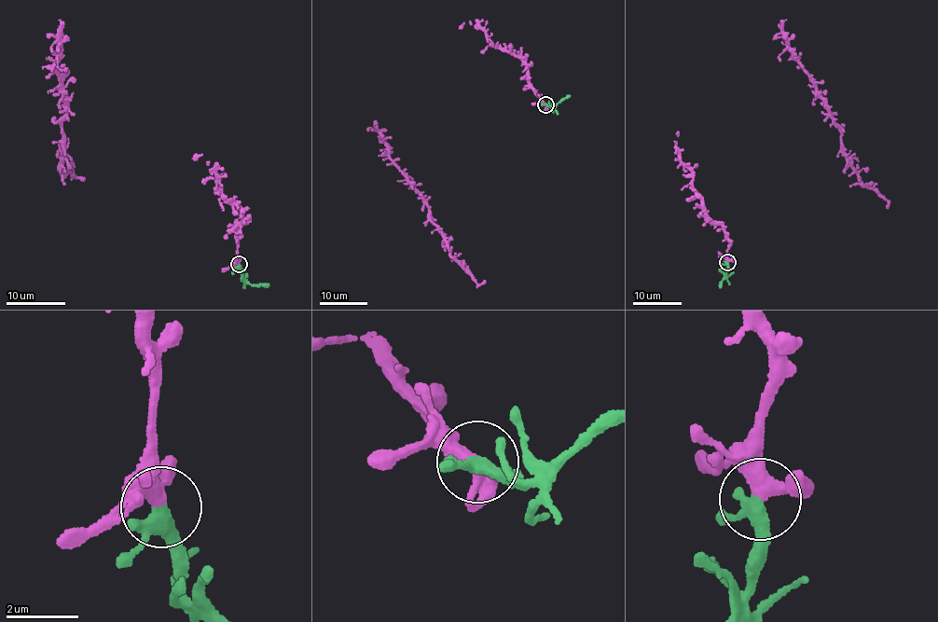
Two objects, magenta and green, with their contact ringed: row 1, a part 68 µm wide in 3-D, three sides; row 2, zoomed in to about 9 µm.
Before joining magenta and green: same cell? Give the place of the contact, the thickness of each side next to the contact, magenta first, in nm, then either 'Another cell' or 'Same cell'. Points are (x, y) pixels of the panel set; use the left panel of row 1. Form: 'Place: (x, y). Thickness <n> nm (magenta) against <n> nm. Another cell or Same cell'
Place: (239, 264). Thickness 360 nm (magenta) against 320 nm. Same cell

